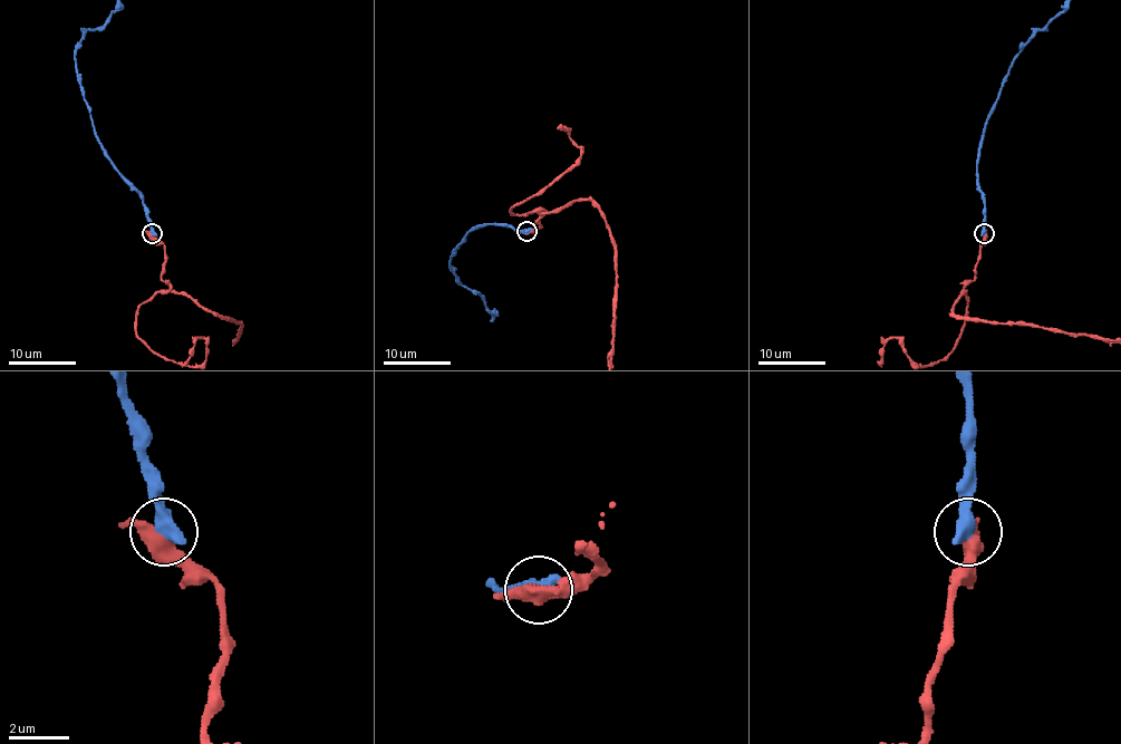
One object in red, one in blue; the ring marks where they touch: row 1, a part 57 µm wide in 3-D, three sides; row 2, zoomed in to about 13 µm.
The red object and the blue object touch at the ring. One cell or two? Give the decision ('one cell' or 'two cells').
two cells

